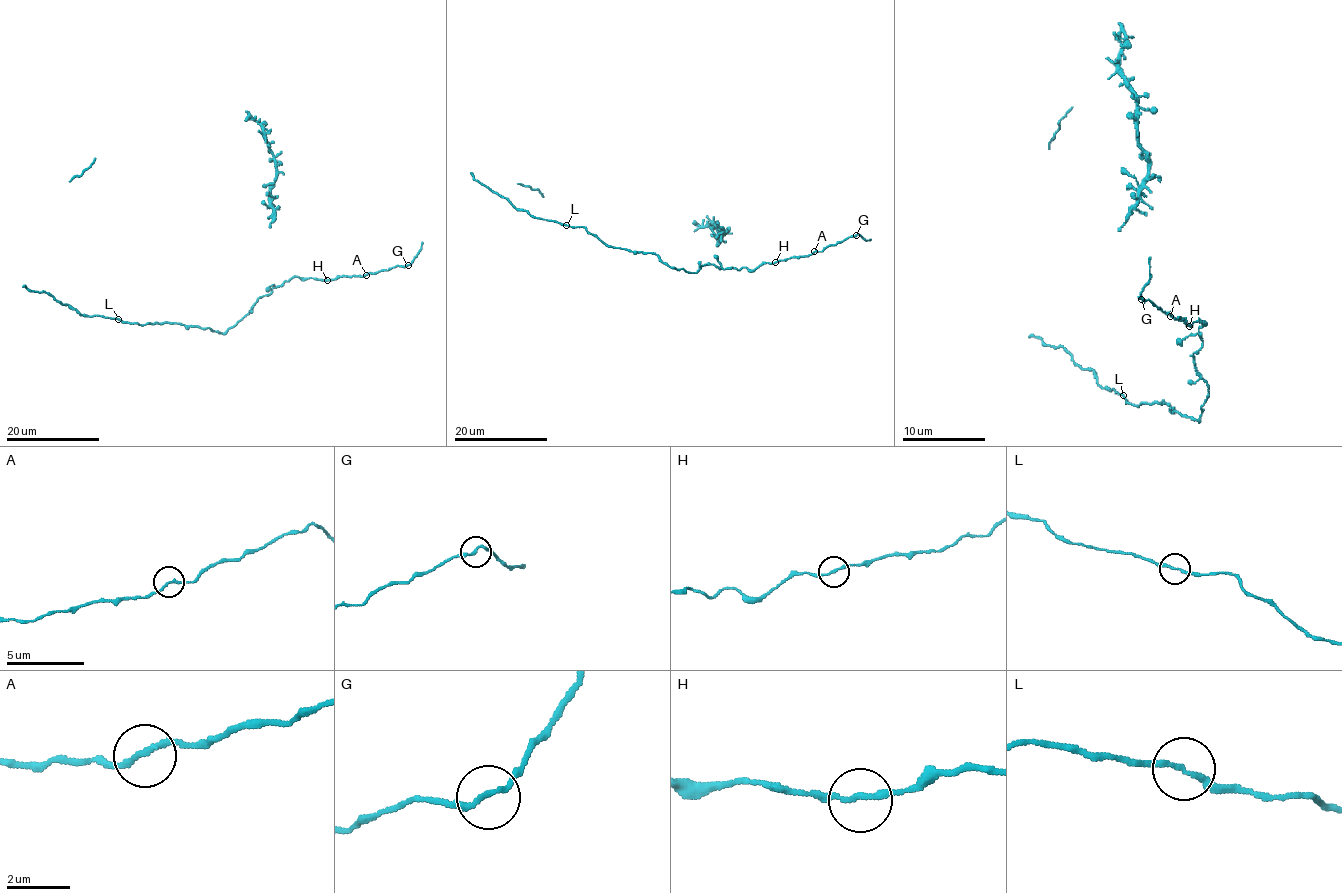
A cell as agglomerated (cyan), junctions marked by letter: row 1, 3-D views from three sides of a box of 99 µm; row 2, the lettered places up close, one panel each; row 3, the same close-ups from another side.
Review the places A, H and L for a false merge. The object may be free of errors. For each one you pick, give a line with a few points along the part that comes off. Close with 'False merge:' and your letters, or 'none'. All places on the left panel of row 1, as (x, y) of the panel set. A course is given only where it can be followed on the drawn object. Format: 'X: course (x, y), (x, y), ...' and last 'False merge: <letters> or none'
False merge: none

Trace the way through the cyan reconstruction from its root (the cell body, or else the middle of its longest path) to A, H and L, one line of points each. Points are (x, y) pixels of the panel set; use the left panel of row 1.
A: (197, 327), (225, 333), (259, 298), (294, 277), (329, 280), (366, 275)
H: (197, 327), (225, 333), (259, 298), (284, 282), (294, 277), (327, 280)
L: (197, 327), (175, 322), (138, 325), (118, 319)

